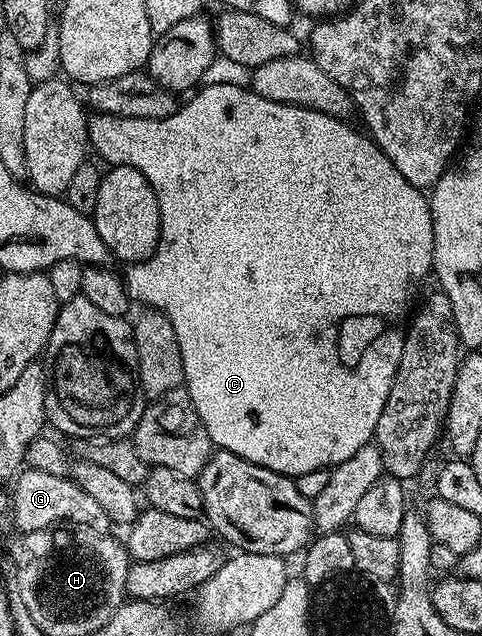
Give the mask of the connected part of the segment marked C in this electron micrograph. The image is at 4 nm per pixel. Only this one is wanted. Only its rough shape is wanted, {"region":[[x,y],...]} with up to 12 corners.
{"region":[[90,115],[214,446],[376,437],[433,215],[352,123]]}

